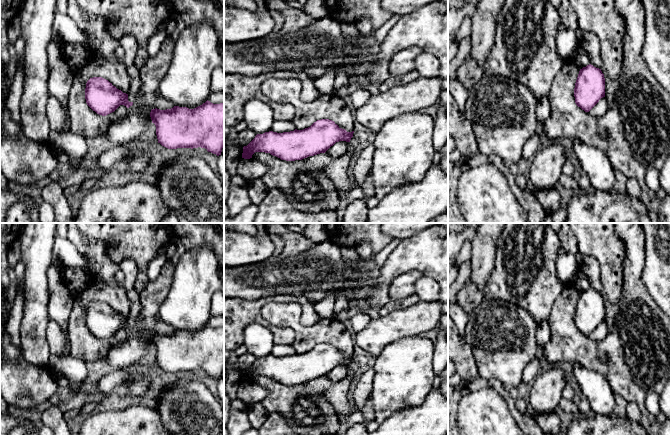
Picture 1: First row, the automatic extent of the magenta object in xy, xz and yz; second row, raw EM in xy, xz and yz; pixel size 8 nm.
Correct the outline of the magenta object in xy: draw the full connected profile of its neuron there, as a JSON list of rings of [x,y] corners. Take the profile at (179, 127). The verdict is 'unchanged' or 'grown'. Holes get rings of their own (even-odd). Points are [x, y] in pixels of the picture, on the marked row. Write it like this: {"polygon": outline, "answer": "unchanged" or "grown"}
{"polygon": [[[206,101],[189,109],[174,106],[171,109],[152,109],[152,123],[156,126],[158,143],[168,149],[205,148],[221,155],[224,147],[224,103]]], "answer": "unchanged"}

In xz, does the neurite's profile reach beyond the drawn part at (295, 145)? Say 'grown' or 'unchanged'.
unchanged

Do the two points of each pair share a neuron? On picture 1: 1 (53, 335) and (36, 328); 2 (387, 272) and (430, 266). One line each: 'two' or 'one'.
1: two
2: one

